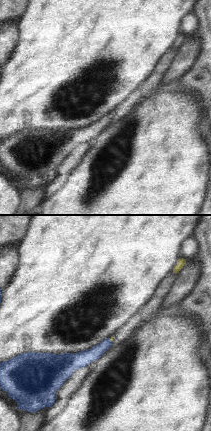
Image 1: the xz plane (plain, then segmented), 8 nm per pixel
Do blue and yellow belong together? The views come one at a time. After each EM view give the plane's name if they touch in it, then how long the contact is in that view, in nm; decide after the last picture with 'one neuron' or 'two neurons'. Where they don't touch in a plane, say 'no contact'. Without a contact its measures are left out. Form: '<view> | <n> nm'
xz | 40 nm

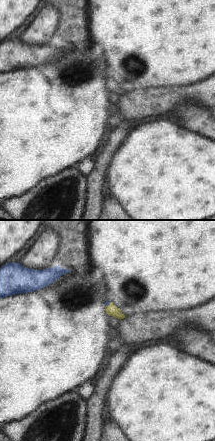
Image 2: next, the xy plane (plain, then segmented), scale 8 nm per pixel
xy | 60 nm

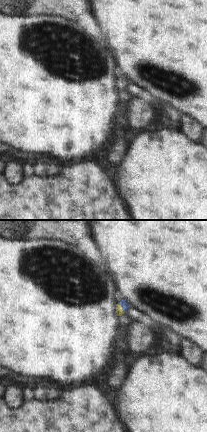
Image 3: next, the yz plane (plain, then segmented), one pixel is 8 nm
yz | 90 nm

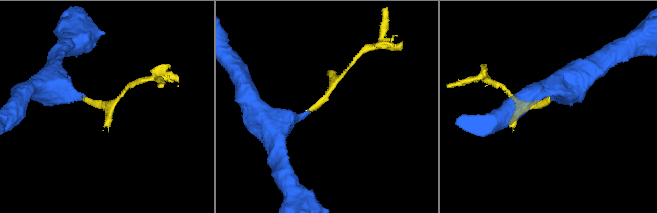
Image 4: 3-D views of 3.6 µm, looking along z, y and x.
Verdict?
one neuron

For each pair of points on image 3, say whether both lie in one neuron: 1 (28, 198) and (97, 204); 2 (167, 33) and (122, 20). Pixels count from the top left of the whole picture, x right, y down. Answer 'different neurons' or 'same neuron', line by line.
1: same neuron
2: same neuron

